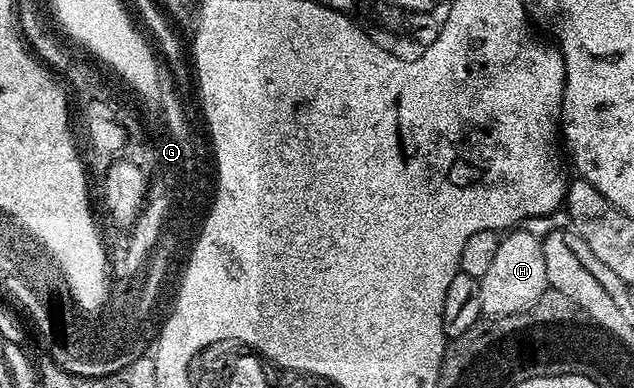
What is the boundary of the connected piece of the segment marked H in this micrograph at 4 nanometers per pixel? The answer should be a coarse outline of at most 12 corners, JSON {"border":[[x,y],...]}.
{"border":[[515,228],[479,279],[483,318],[525,314],[548,290],[540,237]]}

